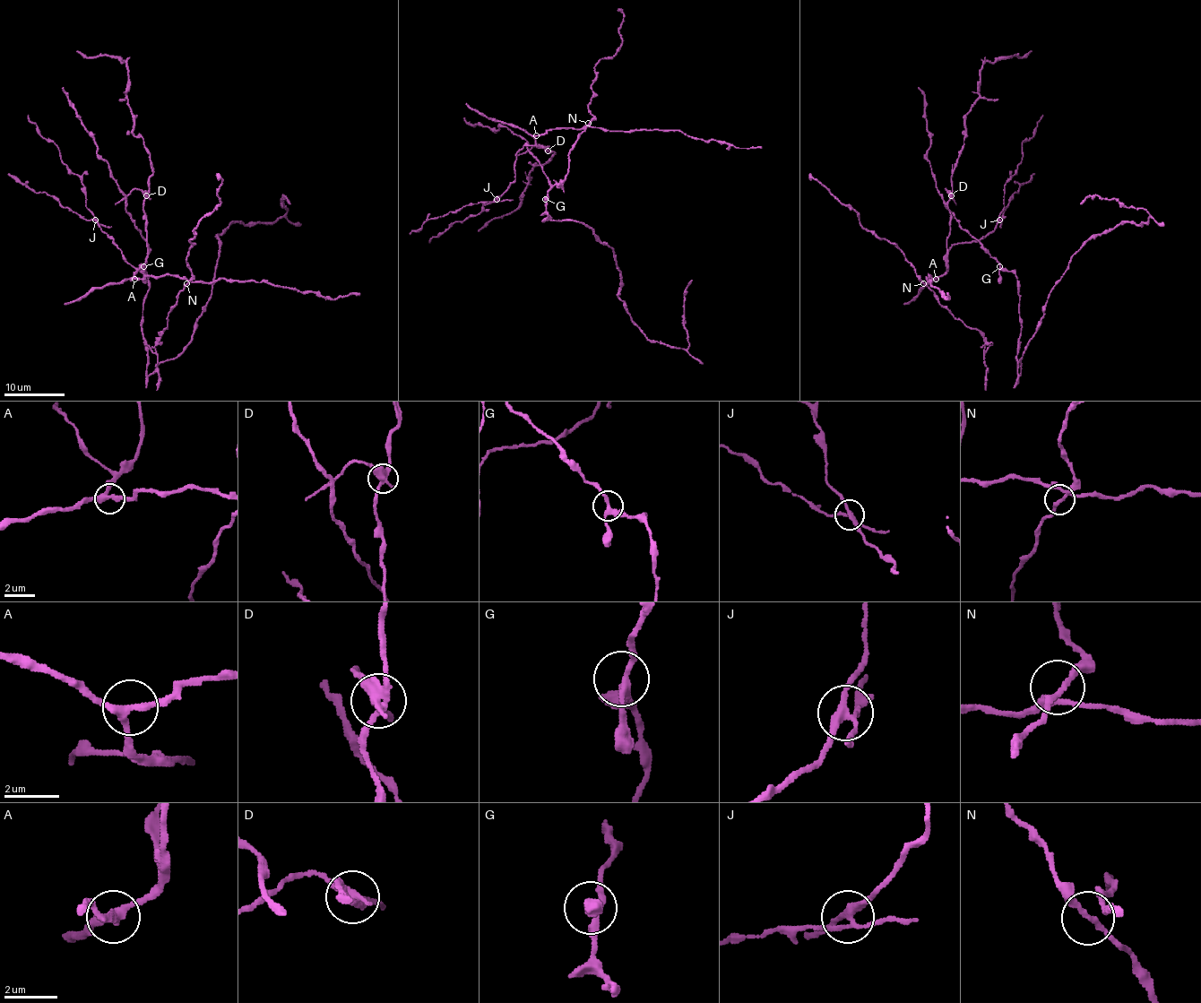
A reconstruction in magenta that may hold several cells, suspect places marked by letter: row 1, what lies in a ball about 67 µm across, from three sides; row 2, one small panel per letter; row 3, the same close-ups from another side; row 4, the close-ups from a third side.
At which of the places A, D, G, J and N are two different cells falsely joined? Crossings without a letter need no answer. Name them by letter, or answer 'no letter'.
D, J

